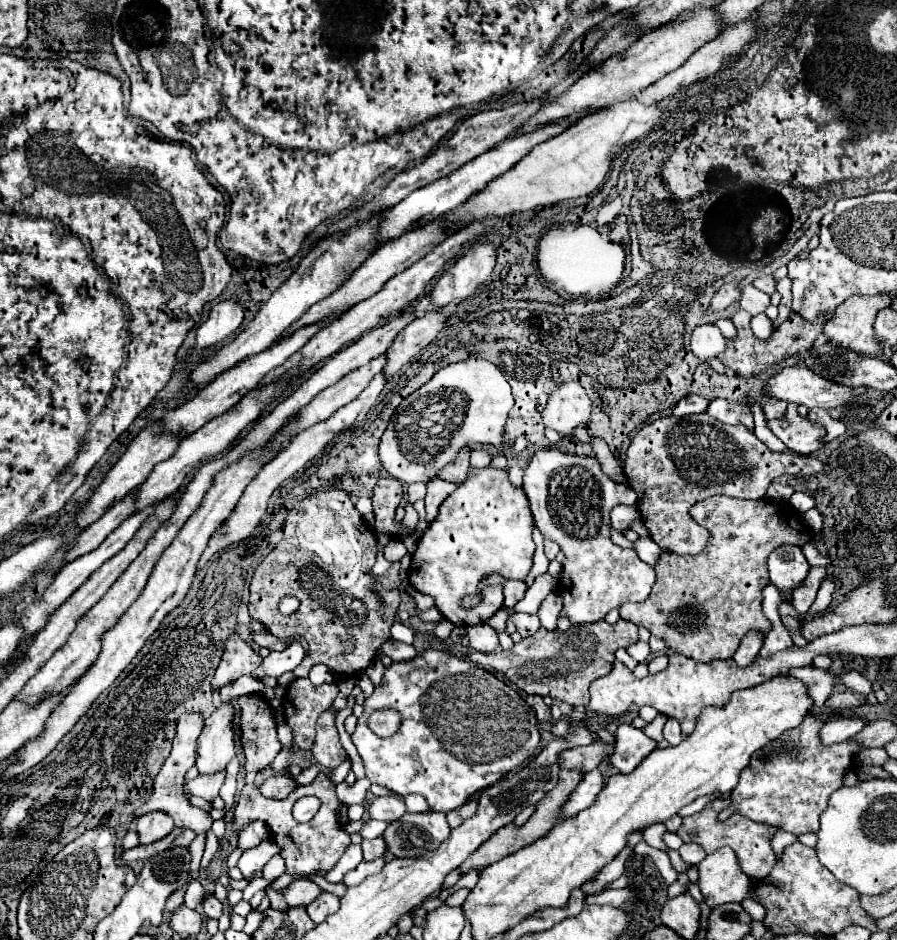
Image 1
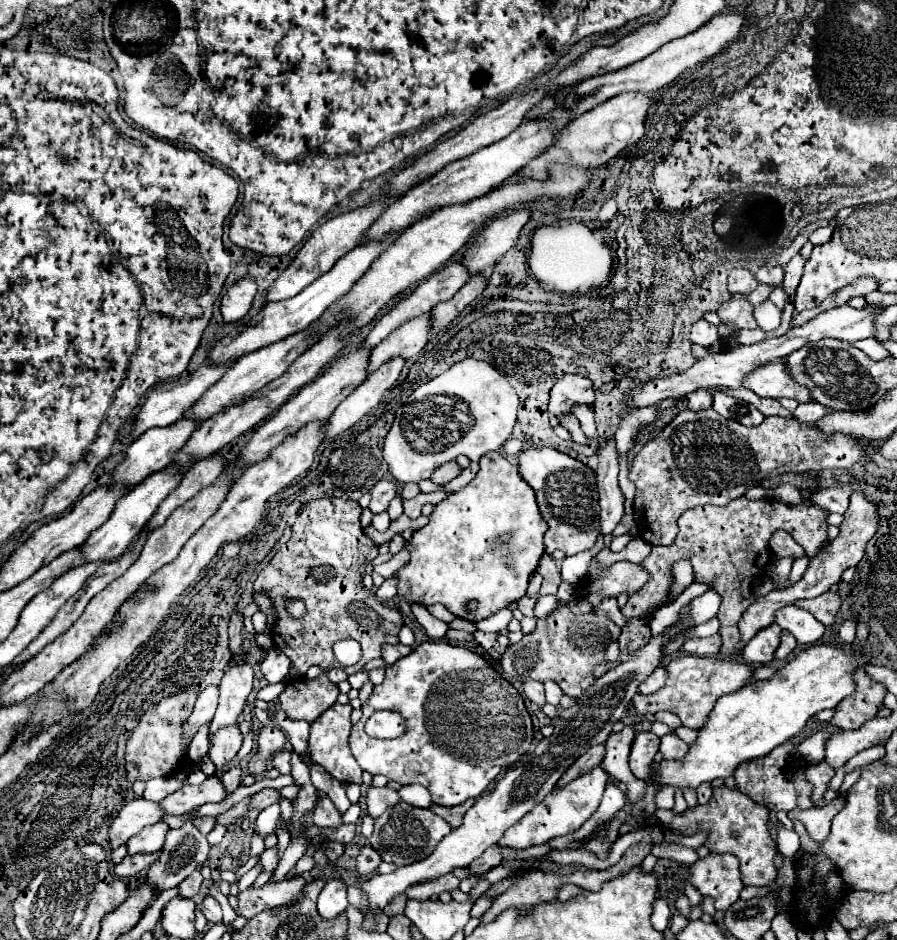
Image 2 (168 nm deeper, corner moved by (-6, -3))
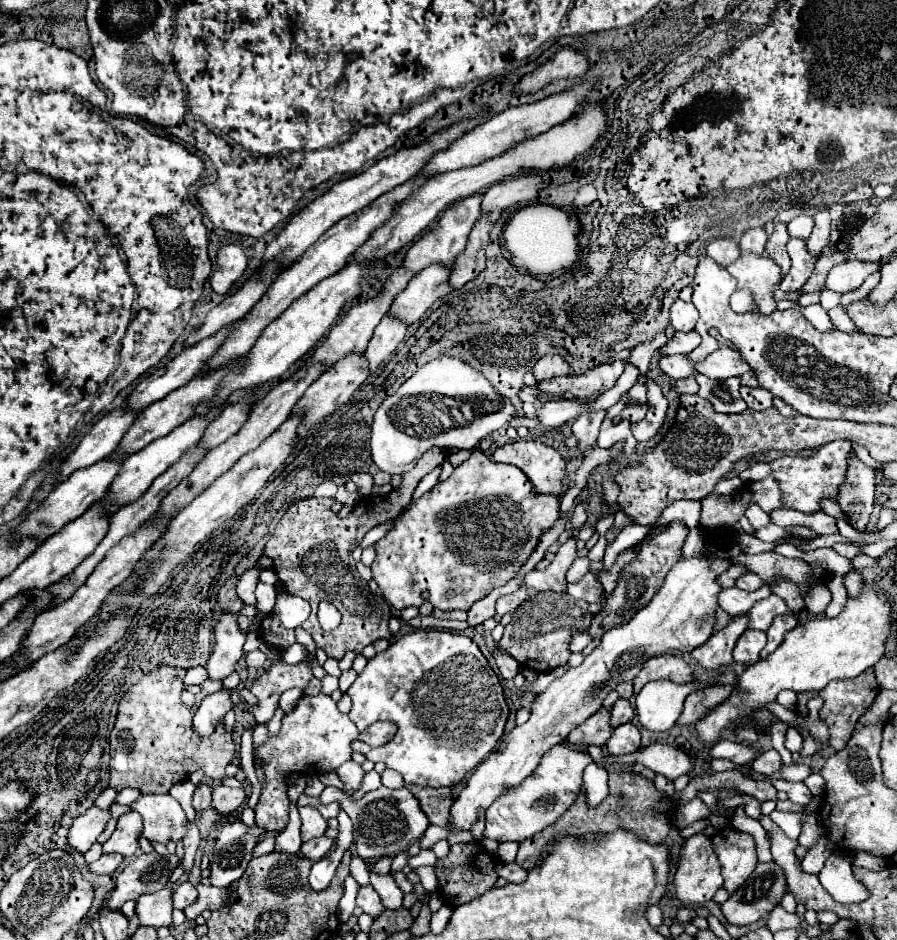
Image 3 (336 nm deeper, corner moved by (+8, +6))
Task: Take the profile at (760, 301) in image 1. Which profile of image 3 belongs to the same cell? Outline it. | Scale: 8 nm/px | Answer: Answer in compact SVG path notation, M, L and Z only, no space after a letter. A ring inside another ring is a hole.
M766 250L762 254L744 252L726 270L736 278L736 290L748 288L752 292L754 312L768 316L776 310L774 288L782 282L782 270Z

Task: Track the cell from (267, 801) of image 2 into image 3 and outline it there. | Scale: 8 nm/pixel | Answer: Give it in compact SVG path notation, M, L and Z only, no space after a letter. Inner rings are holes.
M216 786L212 792L212 808L220 814L230 814L238 810L246 800L244 788L226 788L226 786Z

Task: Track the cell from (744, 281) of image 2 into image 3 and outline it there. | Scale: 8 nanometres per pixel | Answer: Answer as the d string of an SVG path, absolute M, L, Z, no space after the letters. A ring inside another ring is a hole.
M724 236L724 238L718 238L718 240L712 240L706 248L708 256L714 258L716 262L720 264L732 264L738 256L740 256L740 248L738 248L738 242L732 238L732 236Z

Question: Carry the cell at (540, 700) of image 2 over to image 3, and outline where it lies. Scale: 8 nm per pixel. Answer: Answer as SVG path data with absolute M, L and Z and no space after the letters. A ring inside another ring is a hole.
M494 650L494 652L492 652L492 656L494 656L494 660L496 660L496 666L498 666L498 670L500 670L502 678L512 680L512 678L516 676L518 666L520 666L520 664L514 660L514 656L512 656L512 654L508 654L508 652L498 652L498 650Z

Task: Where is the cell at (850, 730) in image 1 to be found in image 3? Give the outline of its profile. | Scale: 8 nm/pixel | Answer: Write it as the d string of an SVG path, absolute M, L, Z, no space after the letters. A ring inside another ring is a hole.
M788 728L786 732L786 740L784 740L784 746L790 750L790 752L798 752L802 748L802 736L794 730L794 728Z

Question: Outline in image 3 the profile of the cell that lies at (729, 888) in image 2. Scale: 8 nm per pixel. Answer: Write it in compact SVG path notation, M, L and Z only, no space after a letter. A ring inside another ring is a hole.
M706 834L690 836L680 852L680 864L674 874L676 898L686 906L700 906L712 900L722 884L724 878L710 838Z

